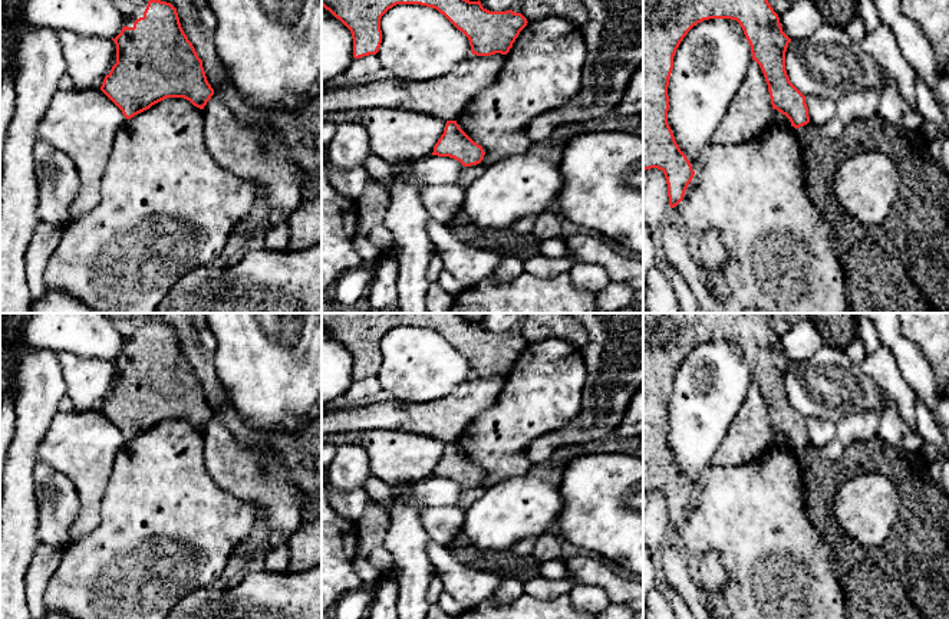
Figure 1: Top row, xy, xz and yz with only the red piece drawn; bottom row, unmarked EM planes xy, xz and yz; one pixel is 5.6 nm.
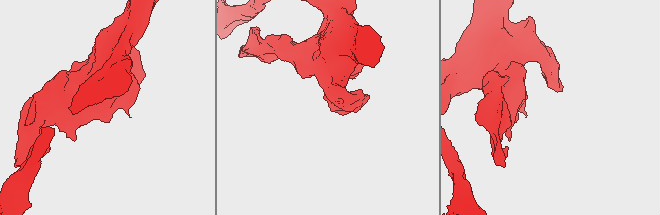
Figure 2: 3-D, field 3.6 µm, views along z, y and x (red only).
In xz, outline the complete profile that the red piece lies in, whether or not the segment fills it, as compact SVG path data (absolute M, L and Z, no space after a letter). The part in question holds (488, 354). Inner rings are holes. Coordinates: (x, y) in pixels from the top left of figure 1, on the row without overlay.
M322 313L322 327L352 355L355 381L379 373L380 340L396 326L436 330L468 359L477 378L507 376L528 345L521 335L490 333L458 313Z

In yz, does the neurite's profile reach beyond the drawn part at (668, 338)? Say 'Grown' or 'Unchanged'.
Unchanged

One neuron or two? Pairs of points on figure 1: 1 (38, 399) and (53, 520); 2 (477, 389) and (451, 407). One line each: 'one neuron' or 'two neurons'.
1: two neurons
2: one neuron

